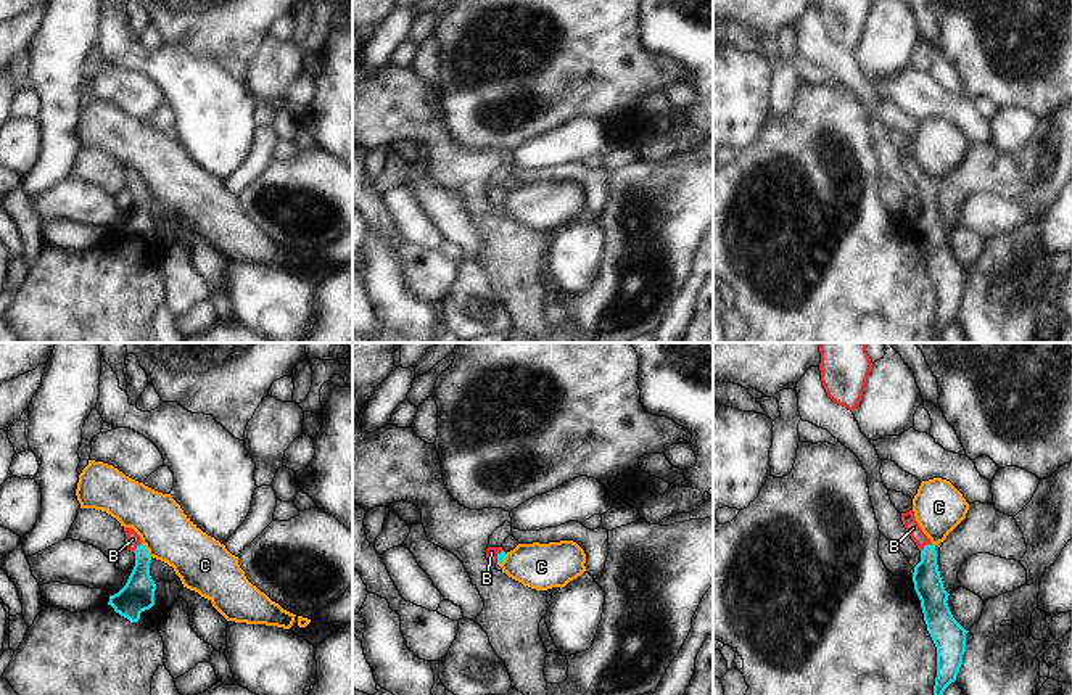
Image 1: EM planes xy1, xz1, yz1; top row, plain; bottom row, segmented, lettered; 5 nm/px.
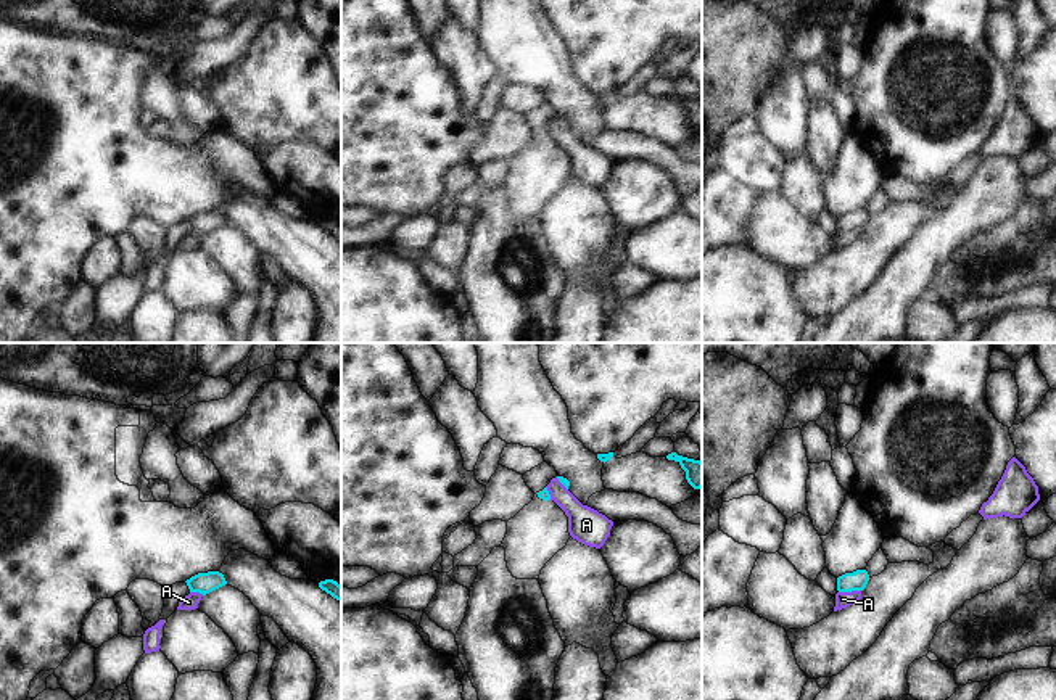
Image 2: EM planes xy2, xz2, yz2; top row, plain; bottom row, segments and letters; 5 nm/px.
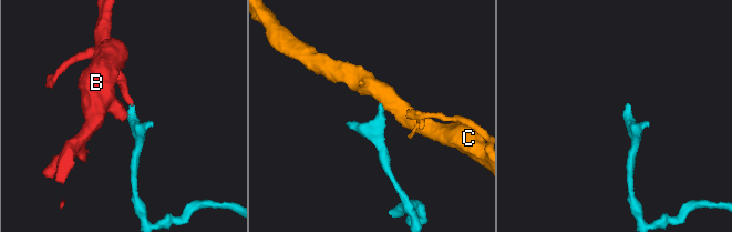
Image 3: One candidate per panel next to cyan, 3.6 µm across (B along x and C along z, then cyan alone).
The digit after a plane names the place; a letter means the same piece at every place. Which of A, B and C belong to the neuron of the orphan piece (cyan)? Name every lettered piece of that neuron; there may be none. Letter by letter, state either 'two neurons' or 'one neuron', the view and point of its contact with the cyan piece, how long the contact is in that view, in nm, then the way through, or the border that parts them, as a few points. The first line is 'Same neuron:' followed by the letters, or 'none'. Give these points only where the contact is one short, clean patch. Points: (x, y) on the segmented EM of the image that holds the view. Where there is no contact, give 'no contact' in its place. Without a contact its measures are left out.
Same neuron: B
A: two neurons; contact yz2 (849, 591); length 110 nm; border yz2 (860, 589), (839, 592)
B: one neuron; contact yz1 (926, 546); length 70 nm; way yz1 (927, 583), (926, 546), (913, 528)
C: two neurons; contact xy1 (147, 551); length 90 nm; border xy1 (142, 542), (150, 557)

